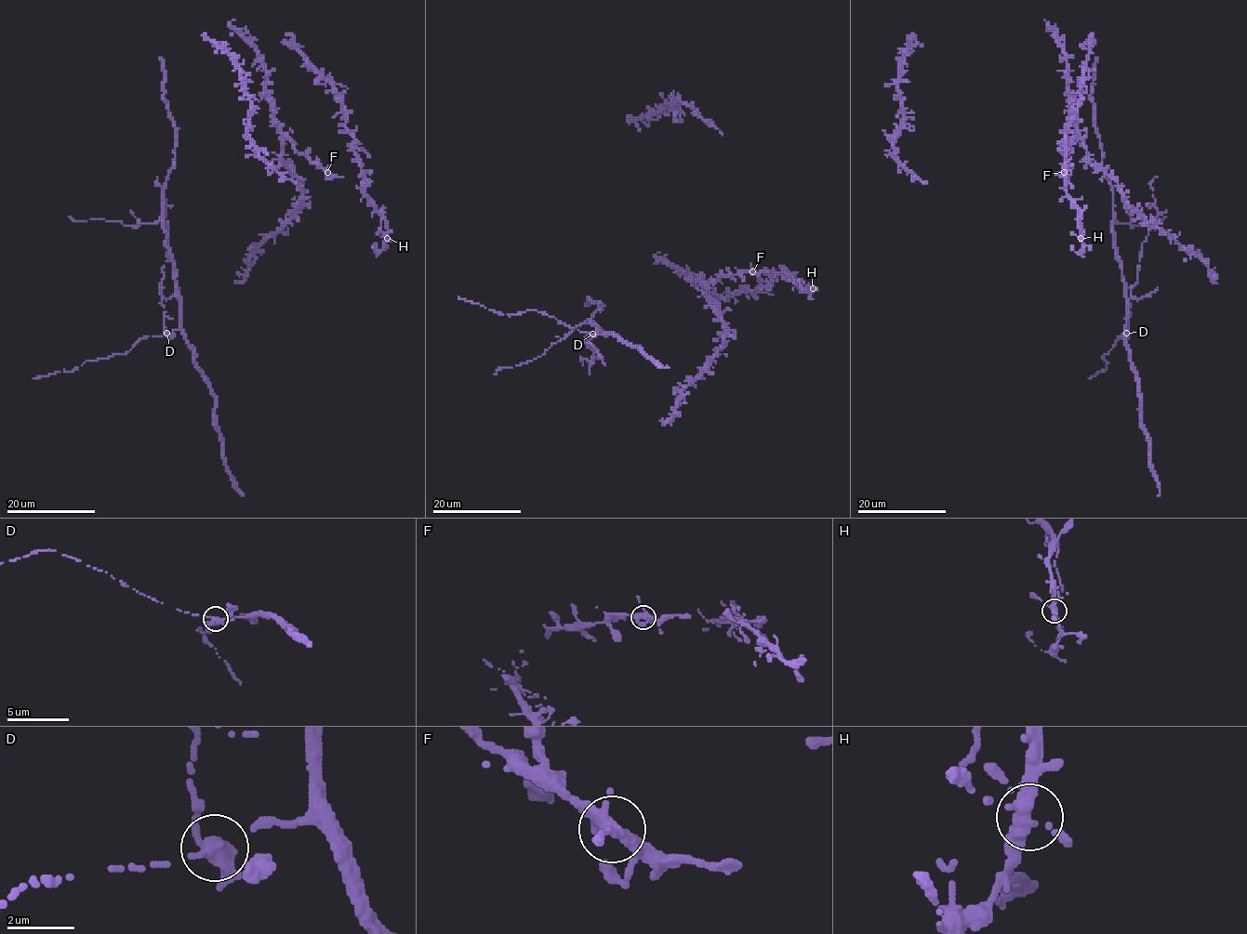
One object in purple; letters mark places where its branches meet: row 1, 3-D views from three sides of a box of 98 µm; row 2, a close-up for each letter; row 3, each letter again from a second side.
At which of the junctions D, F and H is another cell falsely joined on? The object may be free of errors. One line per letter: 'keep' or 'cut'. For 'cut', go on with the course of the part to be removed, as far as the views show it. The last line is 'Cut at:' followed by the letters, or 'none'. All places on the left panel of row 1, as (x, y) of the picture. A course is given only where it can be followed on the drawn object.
D: cut; foreign part runs (166, 334), (160, 287), (168, 247), (166, 223), (164, 219), (166, 212), (165, 199), (158, 177)
F: keep
H: keep
Cut at: D

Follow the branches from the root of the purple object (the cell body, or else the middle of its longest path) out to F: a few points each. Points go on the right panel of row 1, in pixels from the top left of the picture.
F: (1064, 50), (1068, 72), (1070, 119), (1076, 127), (1076, 137), (1068, 149), (1064, 172)

